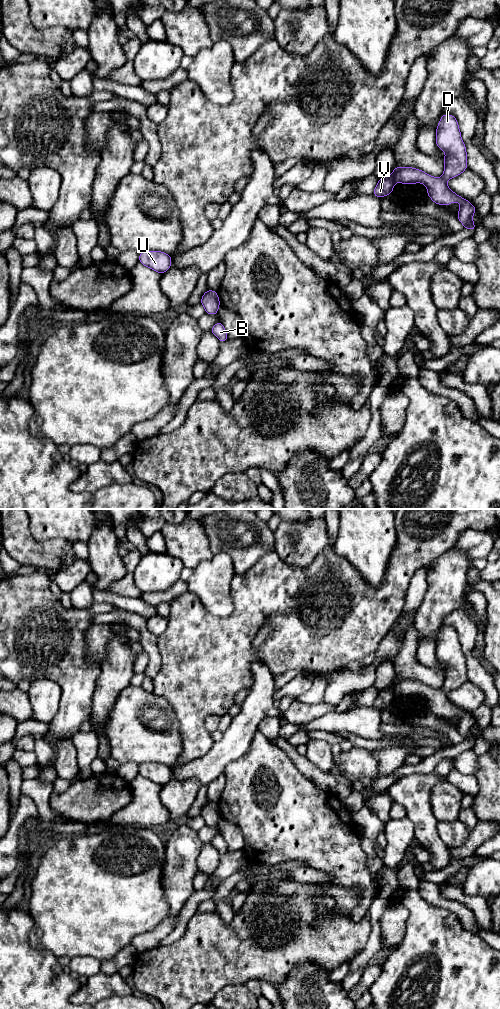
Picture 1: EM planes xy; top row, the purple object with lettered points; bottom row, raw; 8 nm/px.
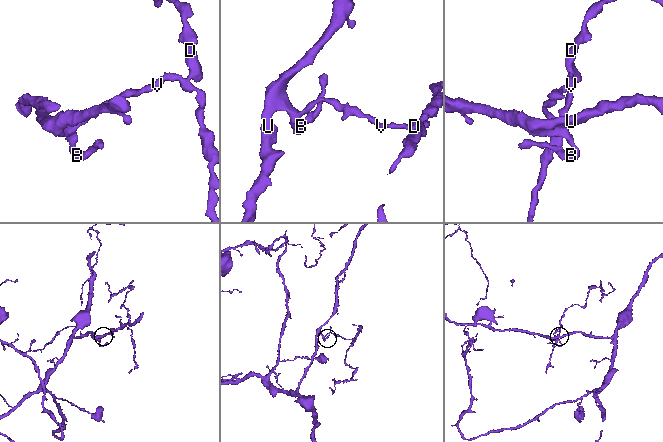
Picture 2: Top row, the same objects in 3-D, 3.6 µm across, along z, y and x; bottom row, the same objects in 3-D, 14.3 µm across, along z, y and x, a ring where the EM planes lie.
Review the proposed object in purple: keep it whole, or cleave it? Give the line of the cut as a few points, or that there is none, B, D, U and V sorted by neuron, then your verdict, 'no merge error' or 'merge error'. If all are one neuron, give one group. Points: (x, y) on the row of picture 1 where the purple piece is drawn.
xy (392, 176), (395, 181) | B U V / D | merge error

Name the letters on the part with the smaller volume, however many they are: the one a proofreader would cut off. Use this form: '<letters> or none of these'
D

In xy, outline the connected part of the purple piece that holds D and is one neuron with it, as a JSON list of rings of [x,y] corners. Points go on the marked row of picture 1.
[[[443,114],[440,118],[436,127],[436,146],[446,153],[443,159],[444,172],[440,178],[432,177],[417,168],[396,166],[392,172],[394,181],[402,184],[423,183],[427,187],[427,196],[437,205],[448,206],[458,202],[458,220],[465,229],[474,231],[476,225],[472,217],[476,213],[476,207],[447,185],[449,179],[459,176],[468,168],[466,146],[462,141],[458,121],[453,115]]]

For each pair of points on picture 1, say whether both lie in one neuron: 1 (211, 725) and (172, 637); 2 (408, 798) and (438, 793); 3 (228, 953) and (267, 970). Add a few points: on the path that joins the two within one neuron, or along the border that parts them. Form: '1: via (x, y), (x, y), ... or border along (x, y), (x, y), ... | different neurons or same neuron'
1: border along (220, 716), (206, 719), (205, 728), (210, 734) | different neurons
2: border along (446, 779), (431, 791), (430, 806), (435, 817) | different neurons
3: via (238, 953), (250, 953), (257, 960) | same neuron

